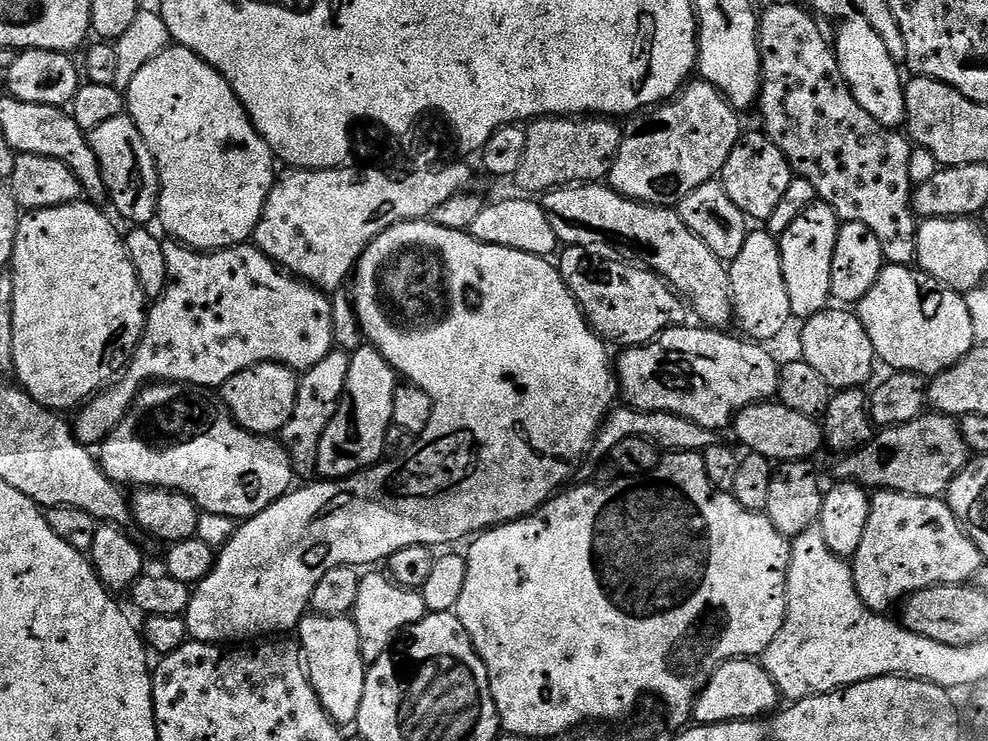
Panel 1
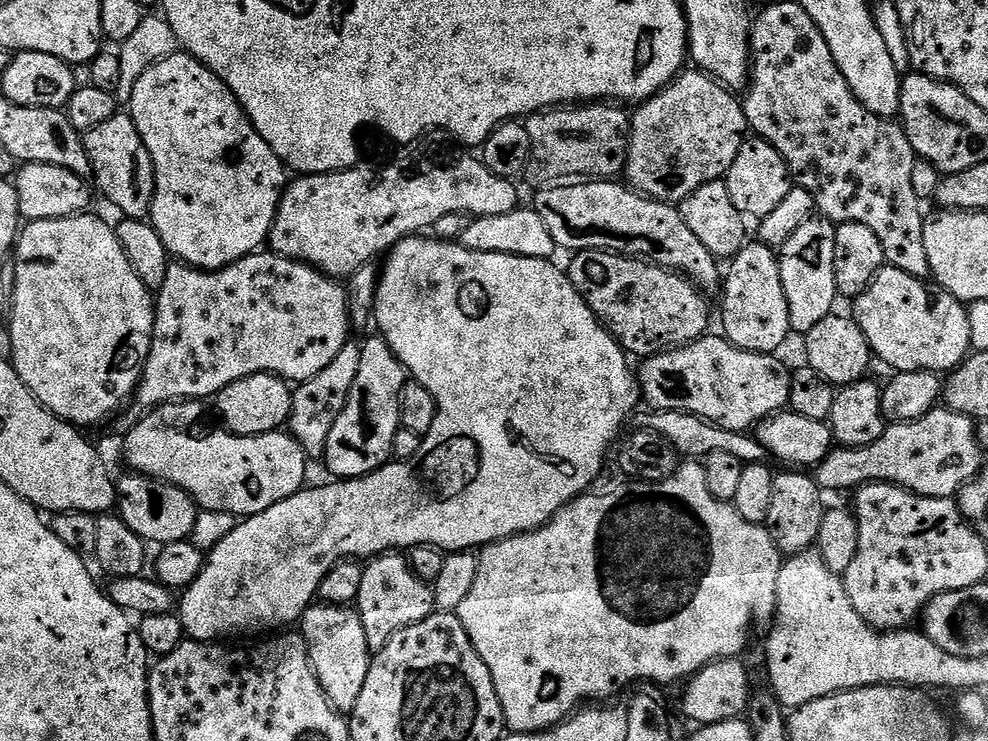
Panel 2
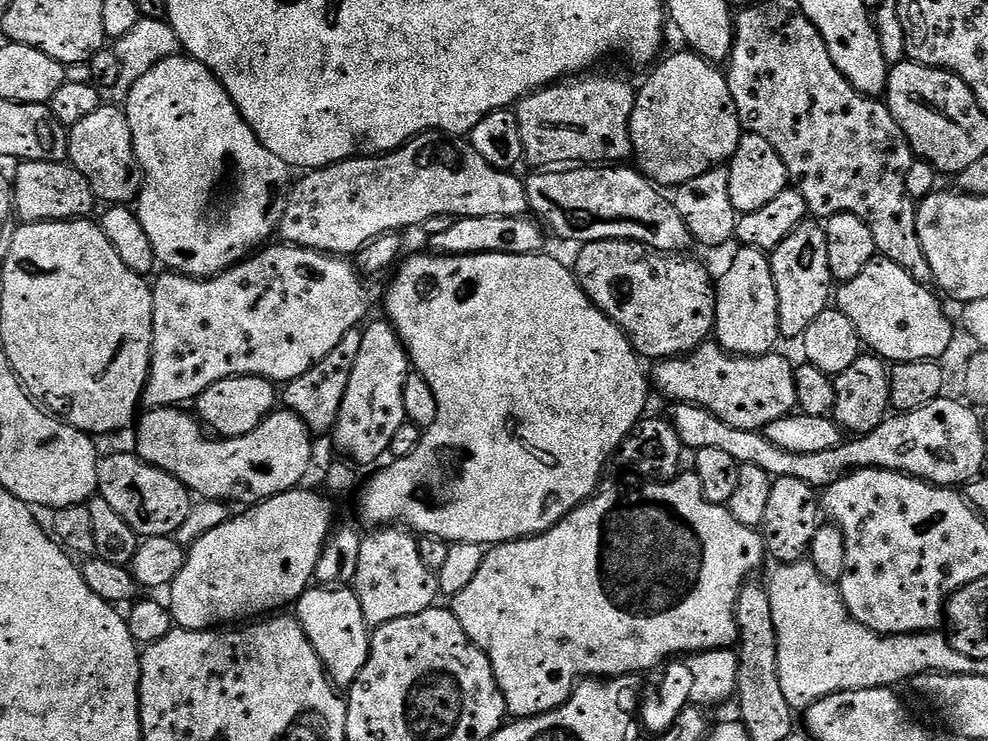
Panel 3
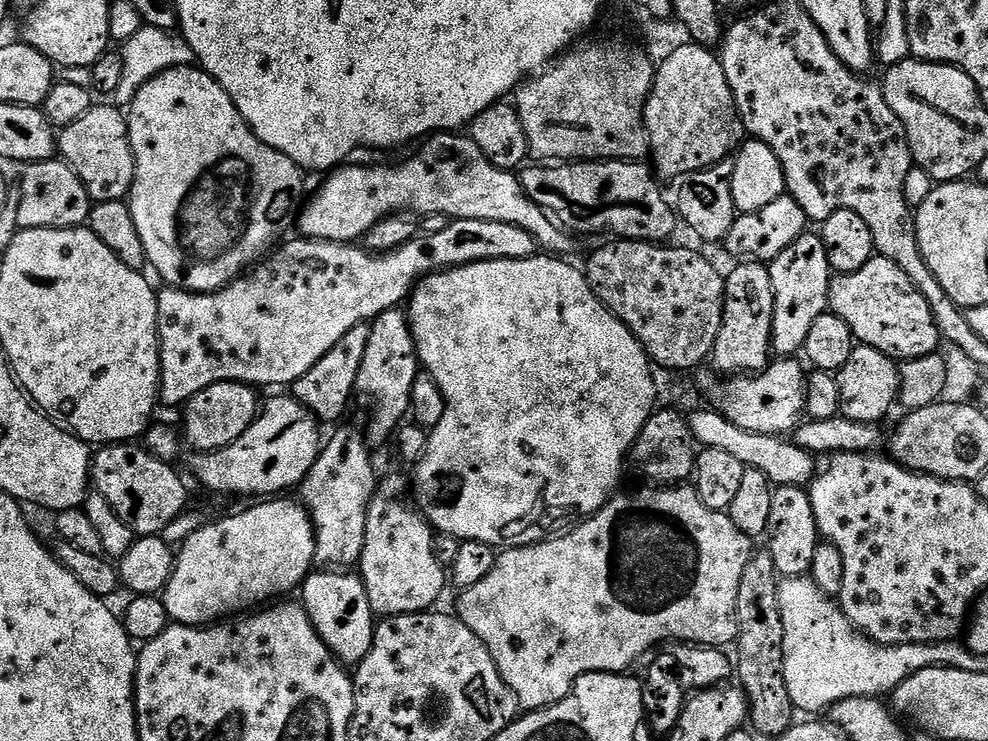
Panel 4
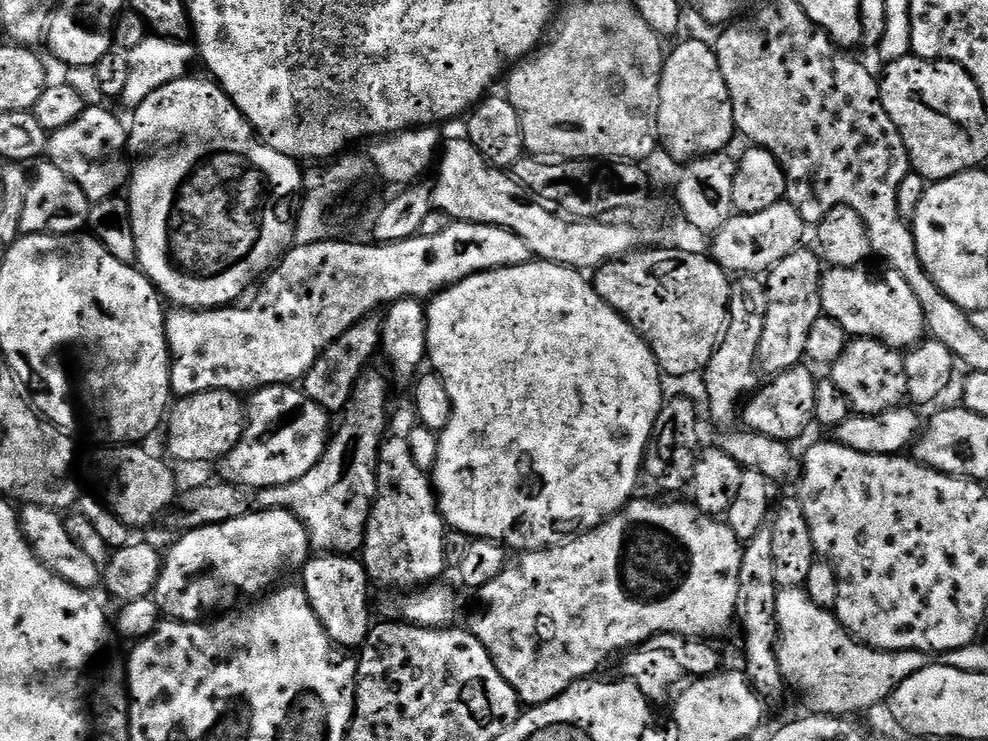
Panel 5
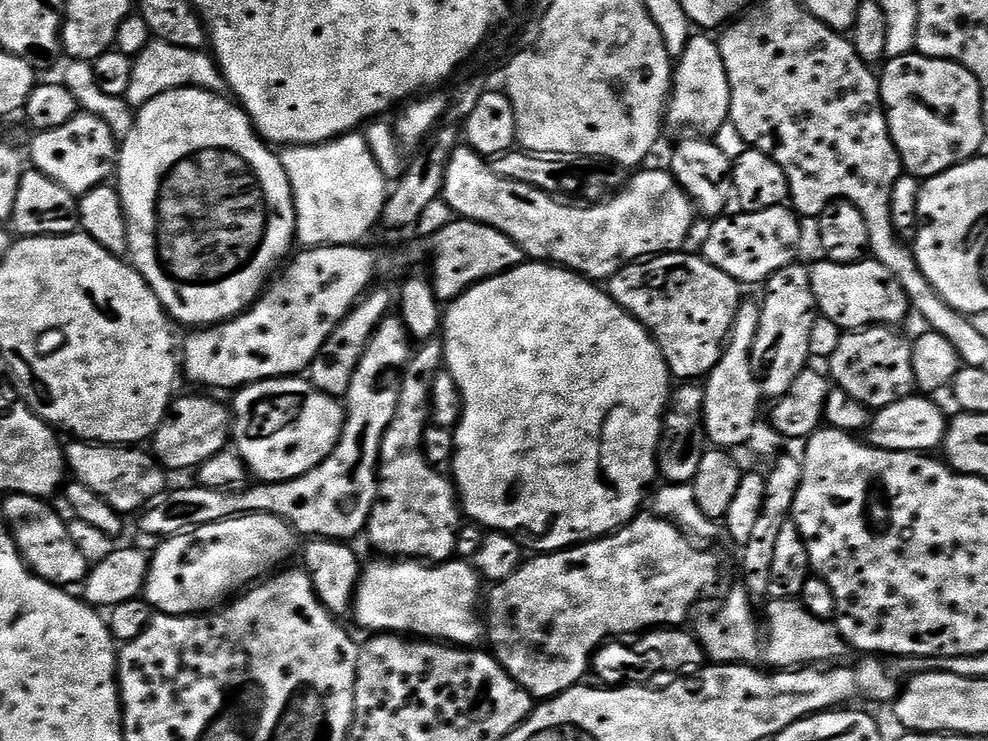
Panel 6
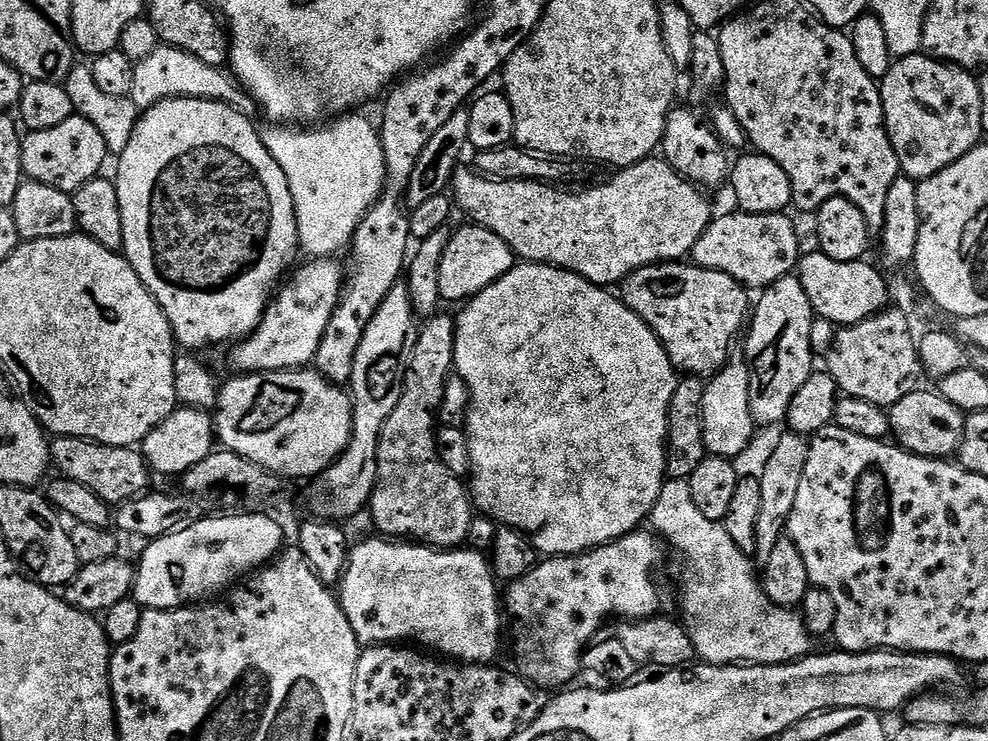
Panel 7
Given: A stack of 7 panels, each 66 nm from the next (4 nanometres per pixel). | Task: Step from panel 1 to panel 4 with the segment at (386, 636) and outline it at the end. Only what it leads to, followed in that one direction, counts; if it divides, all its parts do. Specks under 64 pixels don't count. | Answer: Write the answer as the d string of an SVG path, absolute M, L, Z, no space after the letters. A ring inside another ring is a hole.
M392 472L381 479L379 491L373 496L368 507L368 521L366 522L366 542L362 546L358 575L366 586L366 598L370 598L370 606L377 617L401 616L415 612L427 612L435 609L444 592L446 584L446 568L434 554L436 536L434 529L411 503L408 504L400 497L400 491L405 491L406 480L398 473Z

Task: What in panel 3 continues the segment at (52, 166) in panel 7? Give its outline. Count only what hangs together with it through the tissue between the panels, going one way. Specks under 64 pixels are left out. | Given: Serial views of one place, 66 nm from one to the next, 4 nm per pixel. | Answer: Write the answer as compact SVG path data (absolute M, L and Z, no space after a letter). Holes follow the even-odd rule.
M101 106L94 110L87 118L82 118L74 127L68 129L68 160L72 167L80 172L90 182L90 190L95 194L97 201L108 206L128 206L140 194L140 187L144 181L144 174L140 171L140 162L134 150L134 138L130 134L128 115L120 106Z

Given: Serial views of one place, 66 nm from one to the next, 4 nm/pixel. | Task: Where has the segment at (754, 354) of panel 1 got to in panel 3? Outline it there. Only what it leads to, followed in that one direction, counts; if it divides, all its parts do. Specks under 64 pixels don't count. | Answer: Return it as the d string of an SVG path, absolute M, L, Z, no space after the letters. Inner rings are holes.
M705 342L687 356L659 361L650 376L655 391L657 388L669 396L669 401L697 404L722 418L726 426L734 426L734 430L759 432L767 430L770 422L778 422L778 418L793 415L796 408L796 368L786 357L776 355L733 356L719 344Z

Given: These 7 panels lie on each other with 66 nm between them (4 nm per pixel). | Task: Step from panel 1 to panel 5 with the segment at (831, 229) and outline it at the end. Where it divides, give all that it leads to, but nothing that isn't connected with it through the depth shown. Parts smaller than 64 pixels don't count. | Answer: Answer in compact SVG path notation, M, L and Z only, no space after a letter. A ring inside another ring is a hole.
M808 246L797 248L794 254L782 258L767 273L768 309L766 327L762 329L762 342L758 346L756 363L761 373L768 372L769 377L790 370L801 363L806 356L806 338L810 338L810 326L822 314L820 306L820 278L822 260Z

